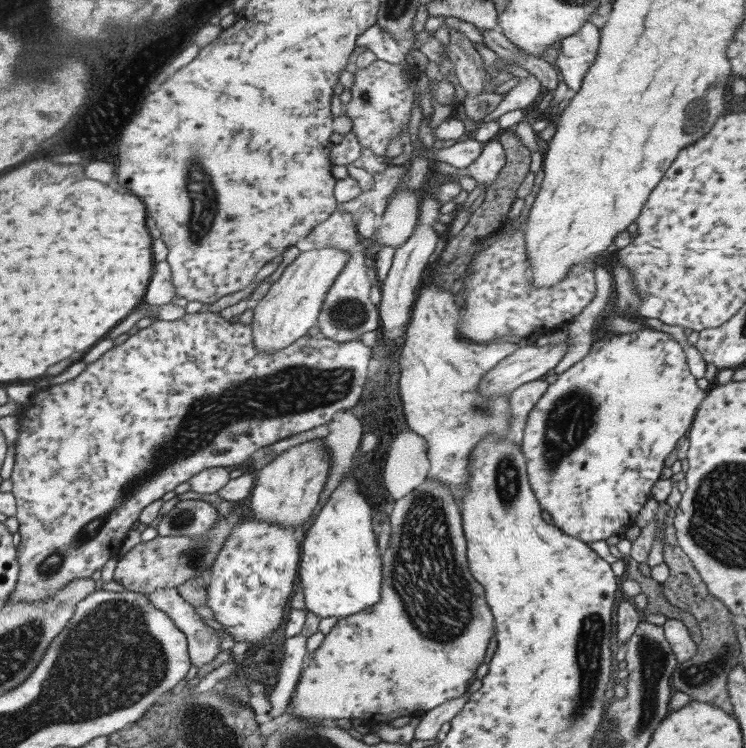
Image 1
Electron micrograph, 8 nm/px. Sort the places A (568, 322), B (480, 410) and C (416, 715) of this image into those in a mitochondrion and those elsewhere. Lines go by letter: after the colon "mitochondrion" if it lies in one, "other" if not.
A: other
B: mitochondrion
C: other

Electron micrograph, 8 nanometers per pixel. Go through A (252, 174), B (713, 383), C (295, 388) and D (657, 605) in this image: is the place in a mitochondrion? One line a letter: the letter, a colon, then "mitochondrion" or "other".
A: other
B: other
C: mitochondrion
D: other

